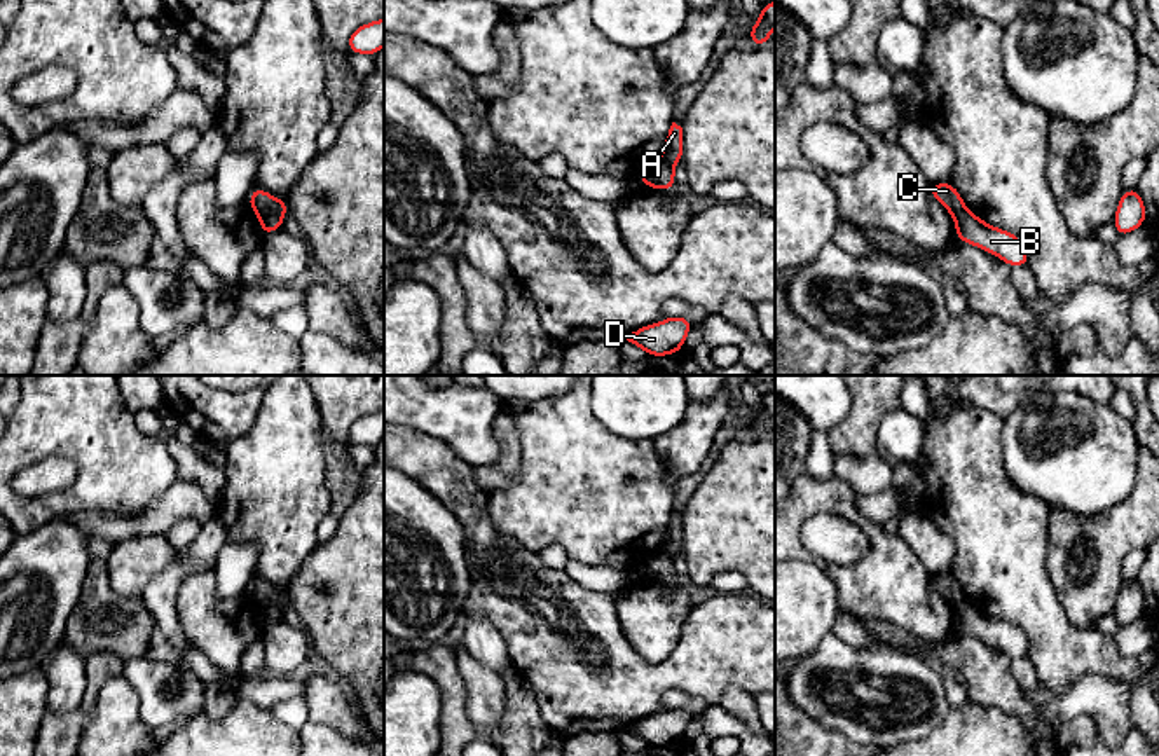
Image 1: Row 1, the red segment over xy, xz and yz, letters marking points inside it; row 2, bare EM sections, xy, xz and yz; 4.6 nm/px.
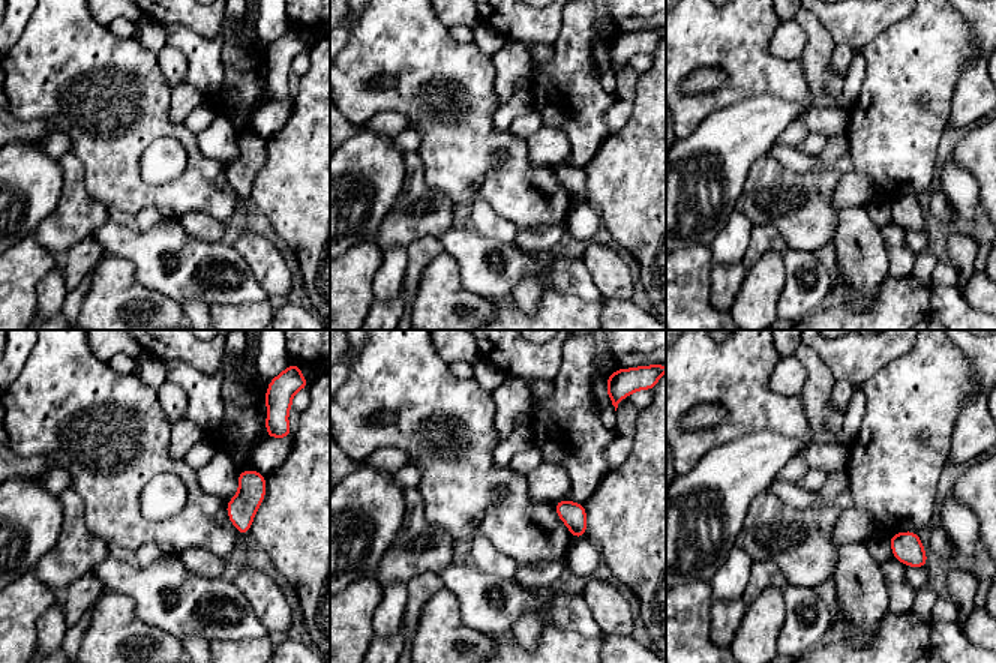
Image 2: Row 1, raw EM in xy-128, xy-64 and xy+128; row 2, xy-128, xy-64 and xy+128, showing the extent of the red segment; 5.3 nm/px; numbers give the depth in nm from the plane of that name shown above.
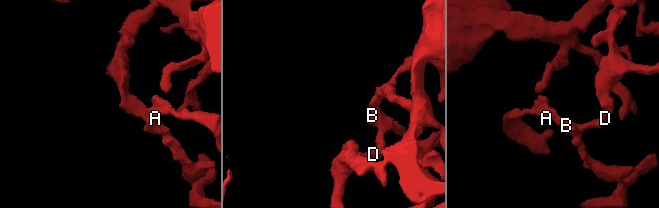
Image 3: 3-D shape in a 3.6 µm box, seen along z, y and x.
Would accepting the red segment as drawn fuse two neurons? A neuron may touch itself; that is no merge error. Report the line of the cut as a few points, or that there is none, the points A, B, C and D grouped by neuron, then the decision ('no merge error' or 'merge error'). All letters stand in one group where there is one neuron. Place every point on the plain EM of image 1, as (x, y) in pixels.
xy (259, 604), (273, 604), (281, 613) | A C / B D | merge error

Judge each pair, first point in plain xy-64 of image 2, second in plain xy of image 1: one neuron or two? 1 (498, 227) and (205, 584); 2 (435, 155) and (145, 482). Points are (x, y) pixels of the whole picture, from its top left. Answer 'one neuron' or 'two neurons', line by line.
1: two neurons
2: one neuron

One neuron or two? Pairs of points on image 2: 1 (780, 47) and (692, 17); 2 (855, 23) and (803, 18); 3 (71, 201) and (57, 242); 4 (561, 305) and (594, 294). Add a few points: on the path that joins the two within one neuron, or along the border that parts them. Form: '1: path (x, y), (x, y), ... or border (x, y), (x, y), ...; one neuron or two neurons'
1: border (782, 21), (770, 50), (797, 60); two neurons
2: border (813, 15), (836, 42); two neurons
3: path (71, 212), (71, 221), (60, 231); one neuron
4: border (545, 290), (555, 288), (585, 300), (600, 300); two neurons

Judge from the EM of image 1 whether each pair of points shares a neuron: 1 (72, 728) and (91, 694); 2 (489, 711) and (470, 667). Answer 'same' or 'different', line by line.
1: different
2: same

